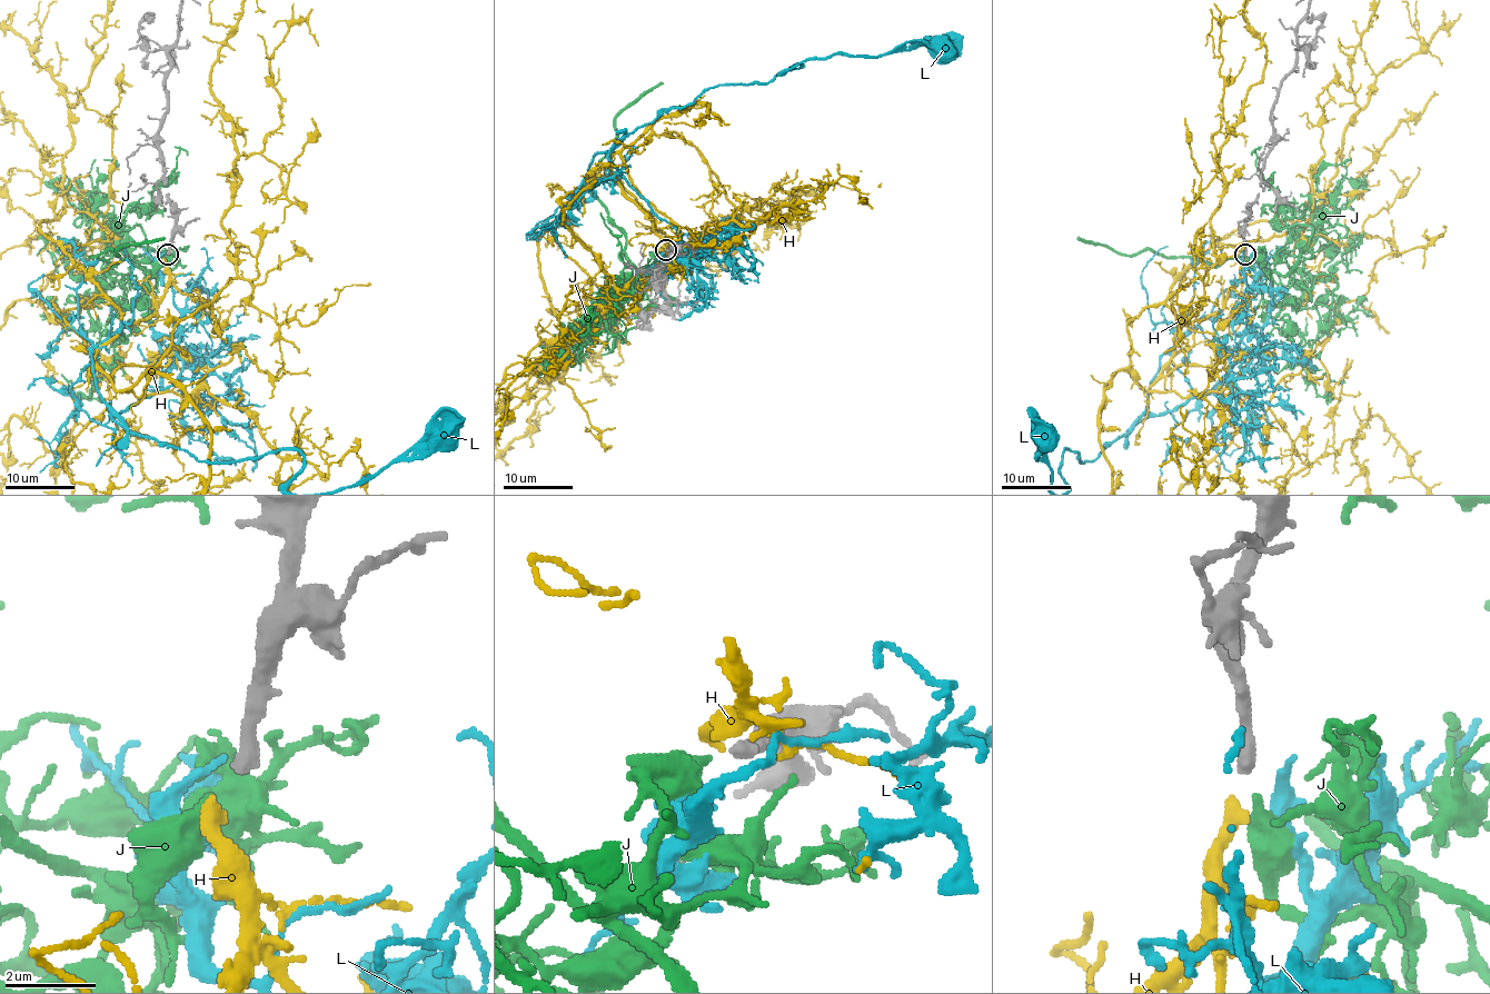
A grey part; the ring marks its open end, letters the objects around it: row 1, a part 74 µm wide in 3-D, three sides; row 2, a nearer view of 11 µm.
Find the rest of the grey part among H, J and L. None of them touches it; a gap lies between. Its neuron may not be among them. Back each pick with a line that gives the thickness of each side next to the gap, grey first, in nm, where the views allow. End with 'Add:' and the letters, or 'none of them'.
H: Thickness 360 nm (grey) against 320 nm
Add: H

